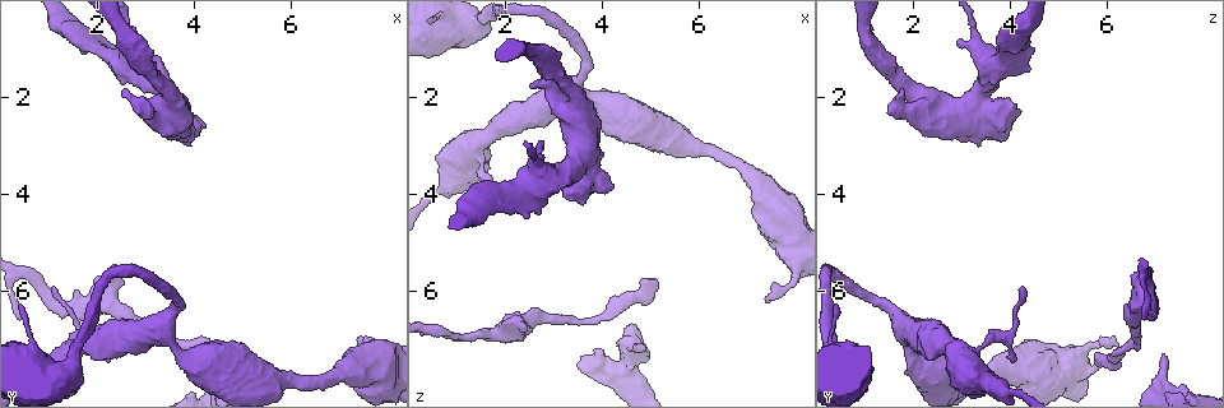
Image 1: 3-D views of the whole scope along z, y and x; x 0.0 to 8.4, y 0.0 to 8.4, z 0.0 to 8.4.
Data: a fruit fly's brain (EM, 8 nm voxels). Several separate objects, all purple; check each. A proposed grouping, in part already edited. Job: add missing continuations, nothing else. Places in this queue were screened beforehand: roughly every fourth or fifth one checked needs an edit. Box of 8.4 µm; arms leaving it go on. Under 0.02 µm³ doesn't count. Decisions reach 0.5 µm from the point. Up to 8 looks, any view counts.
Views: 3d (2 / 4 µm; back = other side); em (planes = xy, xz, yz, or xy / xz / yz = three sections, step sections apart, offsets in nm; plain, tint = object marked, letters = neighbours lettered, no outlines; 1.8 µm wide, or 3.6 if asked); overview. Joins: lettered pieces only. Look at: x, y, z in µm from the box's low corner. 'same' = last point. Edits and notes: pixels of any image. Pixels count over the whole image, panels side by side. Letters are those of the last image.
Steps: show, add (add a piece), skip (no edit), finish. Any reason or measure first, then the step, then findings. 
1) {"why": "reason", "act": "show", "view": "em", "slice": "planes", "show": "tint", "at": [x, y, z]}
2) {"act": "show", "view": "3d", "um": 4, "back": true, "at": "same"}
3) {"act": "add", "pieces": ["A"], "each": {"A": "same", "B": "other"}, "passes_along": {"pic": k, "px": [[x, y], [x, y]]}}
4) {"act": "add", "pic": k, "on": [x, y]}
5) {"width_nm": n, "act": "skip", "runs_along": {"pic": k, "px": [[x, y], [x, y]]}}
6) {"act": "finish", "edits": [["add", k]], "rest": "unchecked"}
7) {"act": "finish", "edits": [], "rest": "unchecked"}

{"why": "calibre changes", "act": "show", "view": "em", "slice": "xz", "step": 8, "show": "tint", "at": [2.60, 0.65, 3.25]}

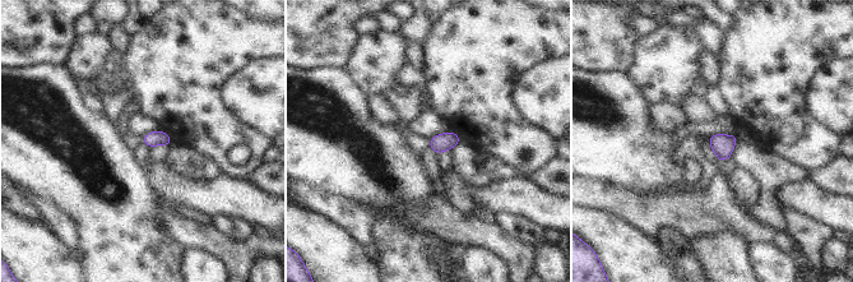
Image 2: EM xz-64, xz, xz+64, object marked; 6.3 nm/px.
{"why": "another direction", "act": "show", "view": "em", "slice": "xy", "step": 4, "show": "letters", "at": "same"}

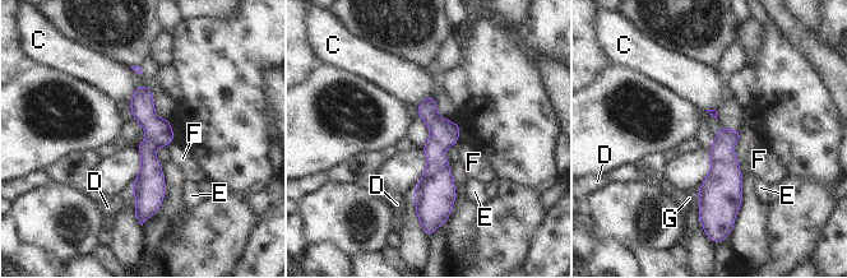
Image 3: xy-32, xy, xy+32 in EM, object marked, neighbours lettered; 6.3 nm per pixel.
{"longest_contact_nm": ["C", 160], "act": "skip", "each": {"C": "other", "D": "other", "E": "other", "F": "other", "G": "other"}, "found": "no lettered piece goes on from it"}

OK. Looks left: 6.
{"why": "stops while still wide", "act": "show", "view": "3d", "um": 2, "at": [2.55, 1.80, 1.80]}

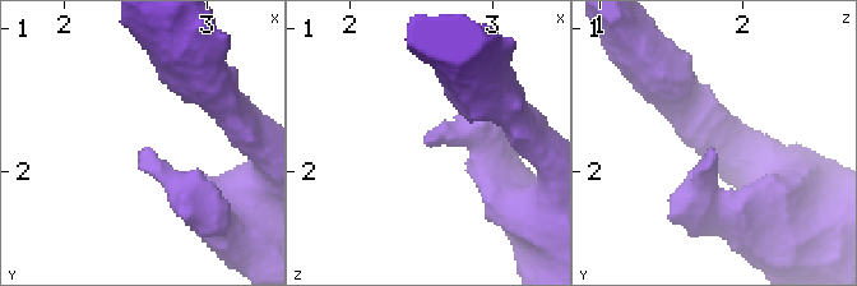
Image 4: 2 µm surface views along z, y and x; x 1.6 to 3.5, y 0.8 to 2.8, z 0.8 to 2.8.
{"why": "now the EM", "act": "show", "view": "em", "slice": "planes", "show": "plain", "at": [2.56, 1.84, 1.82]}

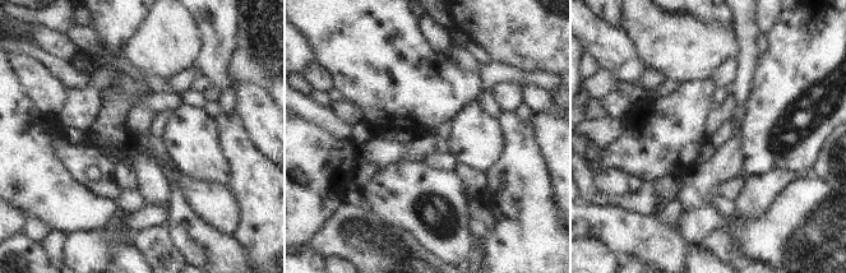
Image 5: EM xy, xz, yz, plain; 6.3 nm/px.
{"act": "show", "view": "em", "slice": "planes", "show": "letters", "at": "same"}

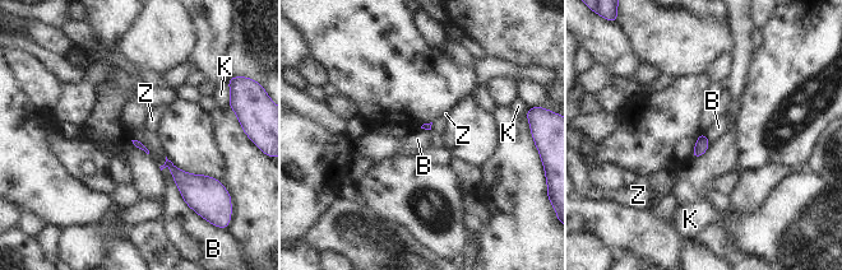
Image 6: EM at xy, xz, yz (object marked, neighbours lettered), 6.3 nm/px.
{"act": "skip", "each": {"B": "other", "K": "other", "Z": "other"}, "border": {"pic": 6, "px": [[165, 157], [162, 166], [188, 205]]}, "found": "no lettered piece goes on from it"}

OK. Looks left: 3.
{"why": "end of a long branch", "act": "show", "view": "em", "slice": "planes", "show": "tint", "at": [5.05, 7.30, 5.80]}

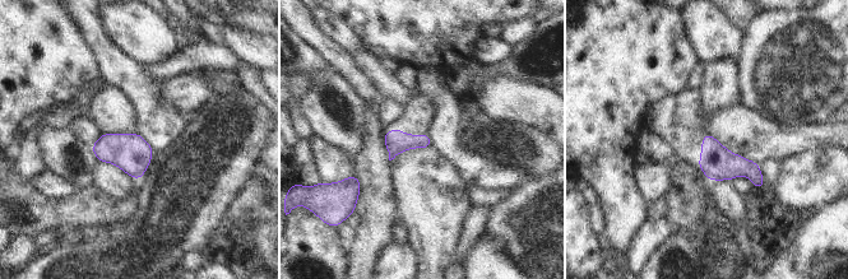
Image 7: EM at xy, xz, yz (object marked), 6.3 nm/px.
{"why": "what lies round it", "act": "show", "view": "em", "slice": "planes", "show": "letters", "at": "same"}

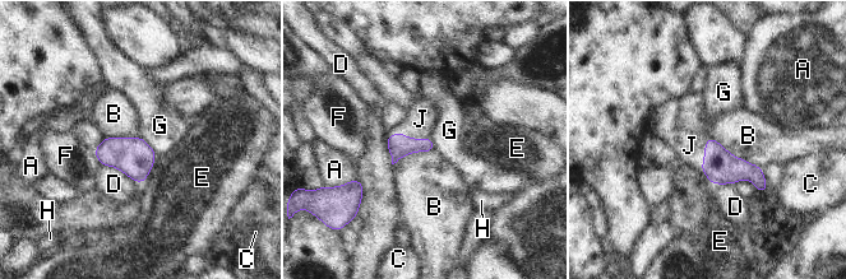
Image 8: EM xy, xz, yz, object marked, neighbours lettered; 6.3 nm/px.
{"longest_contact_nm": ["B", 380], "act": "add", "pic": 8, "on": [420, 119], "each": {"A": "other", "B": "other", "C": "other", "D": "other", "E": "other", "F": "other", "G": "other", "H": "other", "J": "same"}, "passes_along": {"pic": 8, "px": [[398, 144], [414, 139], [420, 119]]}, "found": "the cell continues"}

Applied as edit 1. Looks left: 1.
{"act": "finish", "edits": [["add", 8]], "rest": "unchecked"}

